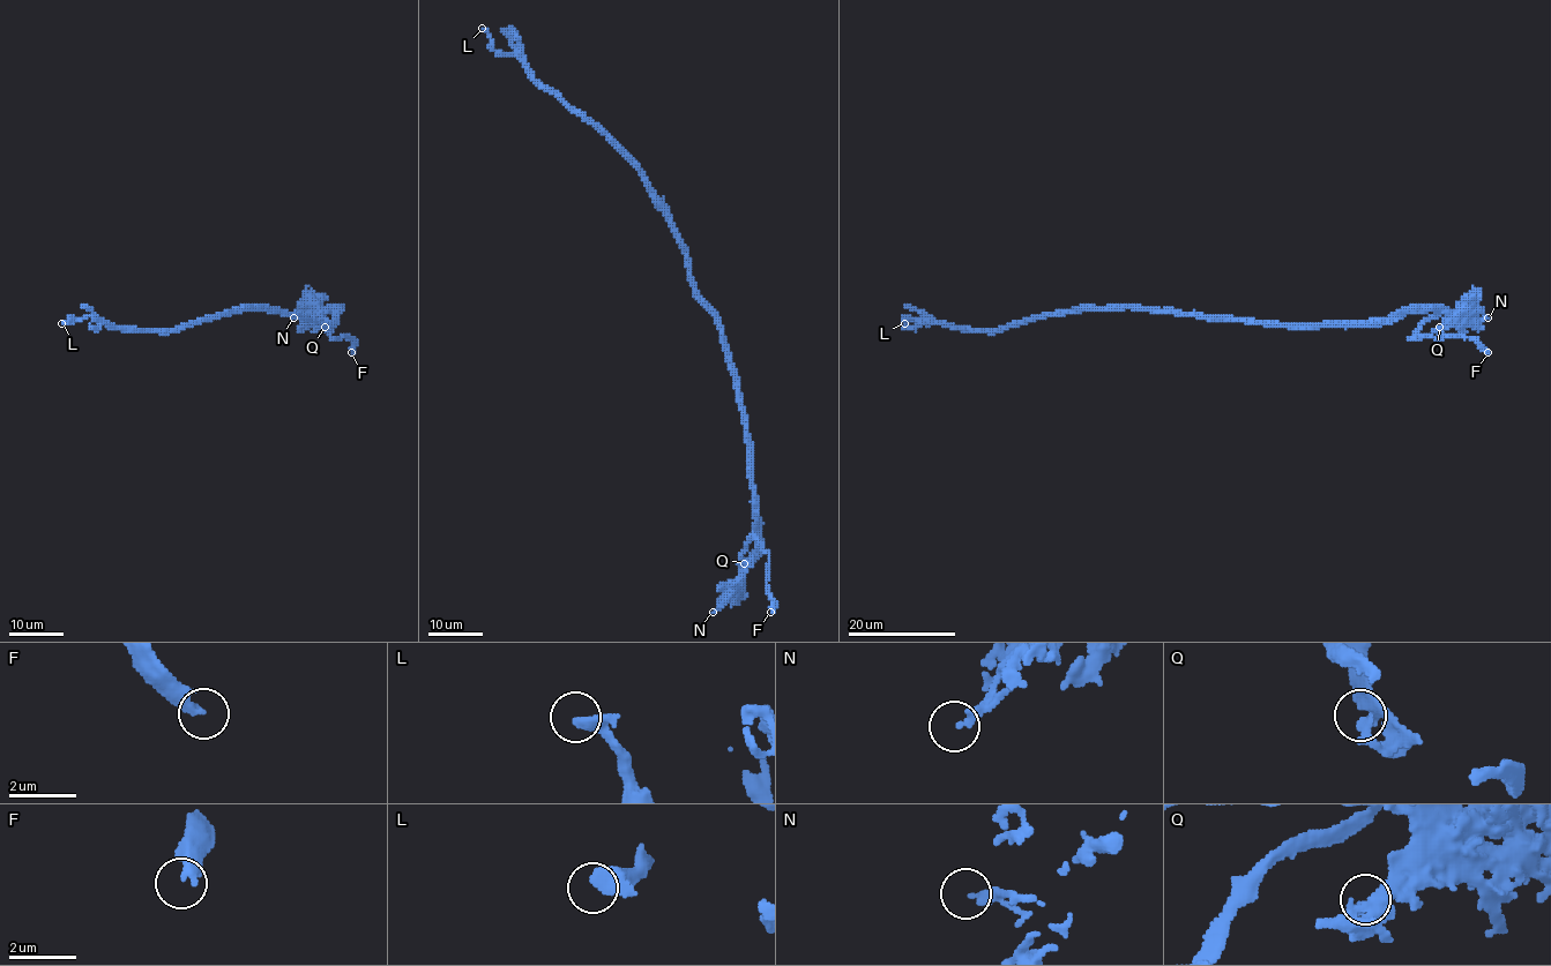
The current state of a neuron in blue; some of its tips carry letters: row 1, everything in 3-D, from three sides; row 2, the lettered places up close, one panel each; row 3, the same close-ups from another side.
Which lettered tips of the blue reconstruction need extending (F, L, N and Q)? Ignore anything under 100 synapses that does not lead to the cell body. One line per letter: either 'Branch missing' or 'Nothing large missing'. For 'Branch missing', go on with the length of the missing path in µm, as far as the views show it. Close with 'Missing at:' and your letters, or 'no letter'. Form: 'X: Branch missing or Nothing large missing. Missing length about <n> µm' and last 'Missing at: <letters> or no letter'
F: Branch missing. Missing length about 25 µm
L: Nothing large missing
N: Nothing large missing
Q: Nothing large missing
Missing at: F

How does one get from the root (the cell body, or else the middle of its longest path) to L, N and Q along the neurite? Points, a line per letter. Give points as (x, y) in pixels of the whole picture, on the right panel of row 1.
L: (1191, 315), (1147, 308), (1075, 308), (1042, 314), (1000, 330), (956, 330), (930, 316), (904, 323)
N: (1191, 315), (1266, 323), (1359, 323), (1402, 317), (1411, 311), (1446, 309), (1488, 317)
Q: (1191, 315), (1266, 323), (1359, 323), (1440, 309), (1446, 324), (1438, 332), (1439, 327)

